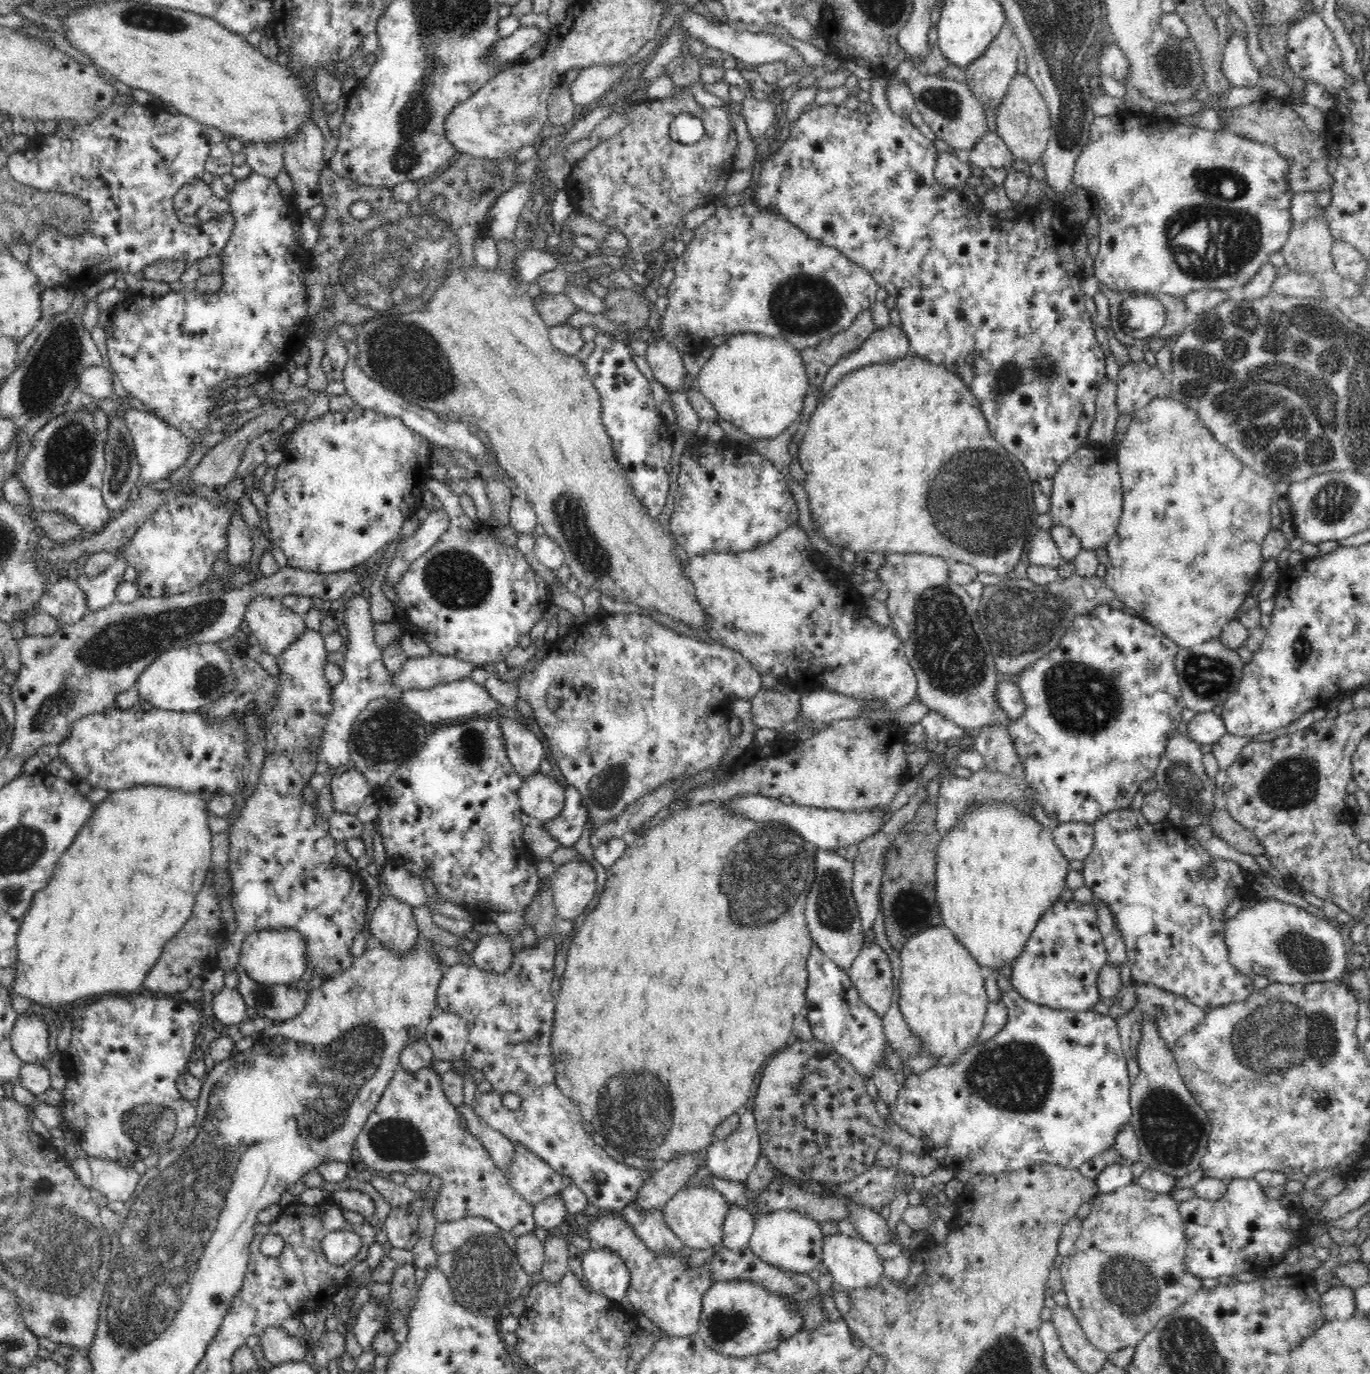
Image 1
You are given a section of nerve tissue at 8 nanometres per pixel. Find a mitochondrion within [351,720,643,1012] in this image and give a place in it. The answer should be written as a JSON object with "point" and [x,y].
{"point":[605,790]}

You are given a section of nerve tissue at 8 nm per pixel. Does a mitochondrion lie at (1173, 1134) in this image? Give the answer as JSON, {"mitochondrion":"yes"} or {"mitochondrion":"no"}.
{"mitochondrion":"yes"}

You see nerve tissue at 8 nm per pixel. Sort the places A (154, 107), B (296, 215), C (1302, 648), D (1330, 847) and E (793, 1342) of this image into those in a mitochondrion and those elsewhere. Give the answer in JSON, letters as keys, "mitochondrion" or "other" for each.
{"A":"other","B":"other","C":"mitochondrion","D":"other","E":"other"}

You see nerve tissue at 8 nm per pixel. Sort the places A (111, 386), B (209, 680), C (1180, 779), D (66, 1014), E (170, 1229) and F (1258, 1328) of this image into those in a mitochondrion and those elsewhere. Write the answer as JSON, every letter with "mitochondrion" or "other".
{"A":"other","B":"mitochondrion","C":"mitochondrion","D":"other","E":"mitochondrion","F":"other"}

